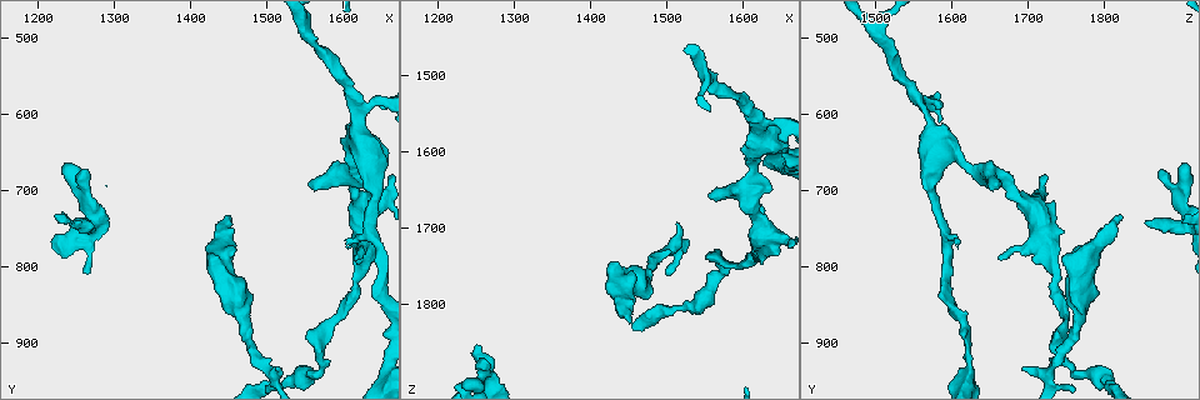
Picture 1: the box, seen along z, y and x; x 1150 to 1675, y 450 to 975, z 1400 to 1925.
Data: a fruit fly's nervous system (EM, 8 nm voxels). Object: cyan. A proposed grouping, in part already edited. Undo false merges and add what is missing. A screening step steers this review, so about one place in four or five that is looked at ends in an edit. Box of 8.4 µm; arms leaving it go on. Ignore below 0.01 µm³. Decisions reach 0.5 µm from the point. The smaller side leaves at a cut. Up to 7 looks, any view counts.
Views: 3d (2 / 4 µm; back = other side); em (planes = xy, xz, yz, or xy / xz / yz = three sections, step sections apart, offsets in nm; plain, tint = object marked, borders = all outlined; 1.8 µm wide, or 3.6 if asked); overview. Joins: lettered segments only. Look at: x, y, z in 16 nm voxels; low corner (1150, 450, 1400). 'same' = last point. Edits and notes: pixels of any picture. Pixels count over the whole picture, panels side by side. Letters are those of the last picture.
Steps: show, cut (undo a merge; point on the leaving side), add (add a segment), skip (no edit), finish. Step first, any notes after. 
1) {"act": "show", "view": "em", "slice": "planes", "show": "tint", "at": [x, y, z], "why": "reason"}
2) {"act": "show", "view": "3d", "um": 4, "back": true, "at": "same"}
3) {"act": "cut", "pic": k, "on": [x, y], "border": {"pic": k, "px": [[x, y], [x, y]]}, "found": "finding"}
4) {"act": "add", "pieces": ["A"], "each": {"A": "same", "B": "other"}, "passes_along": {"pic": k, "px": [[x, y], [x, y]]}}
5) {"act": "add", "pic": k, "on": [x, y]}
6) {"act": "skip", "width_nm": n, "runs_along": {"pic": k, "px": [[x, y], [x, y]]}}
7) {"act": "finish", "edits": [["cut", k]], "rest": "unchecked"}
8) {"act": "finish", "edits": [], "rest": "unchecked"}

{"act": "show", "view": "em", "slice": "planes", "show": "tint", "at": [1250, 740, 1855], "why": "free end"}

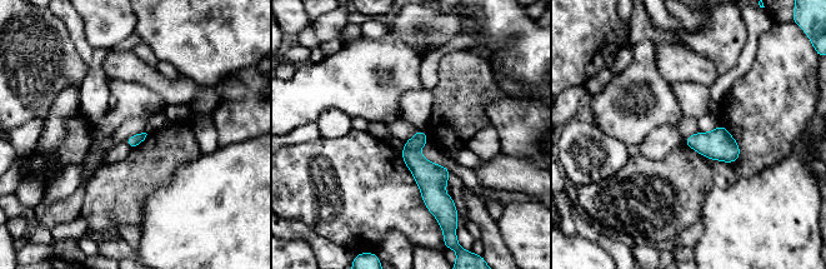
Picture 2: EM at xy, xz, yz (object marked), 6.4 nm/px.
{"act": "show", "view": "em", "slice": "planes", "show": "borders", "at": "same"}

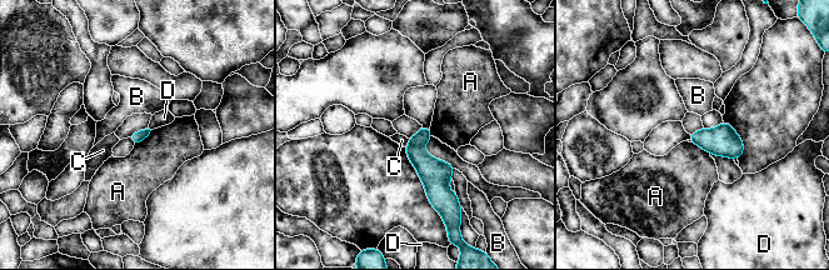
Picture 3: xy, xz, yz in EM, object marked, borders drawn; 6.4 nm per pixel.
{"act": "skip", "each": {"A": "other", "B": "other", "C": "other", "D": "other"}, "border": {"pic": 3, "px": [[408, 139], [409, 143]]}, "found": "no lettered segment goes on from it"}

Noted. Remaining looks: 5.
{"act": "show", "view": "em", "slice": "planes", "show": "borders", "at": [1515, 935, 1690], "why": "free end"}

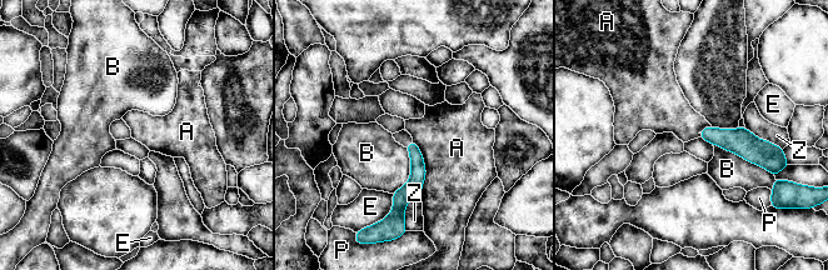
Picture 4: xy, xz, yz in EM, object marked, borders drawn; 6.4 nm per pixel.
{"act": "skip", "longest_contact_nm": ["B", 440], "each": {"A": "other", "B": "other", "E": "other", "P": "other", "Z": "other"}, "runs_along": {"pic": 4, "px": [[412, 144], [415, 184], [400, 210]]}, "found": "none of them fits"}

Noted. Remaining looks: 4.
{"act": "show", "view": "em", "slice": "planes", "show": "tint", "at": [1450, 735, 1825], "why": "thick end"}

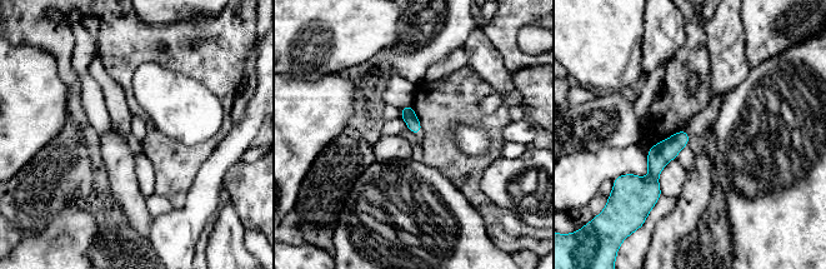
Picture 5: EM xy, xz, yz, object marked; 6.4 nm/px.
{"act": "show", "view": "em", "slice": "planes", "show": "borders", "at": "same", "why": "see the neighbours"}

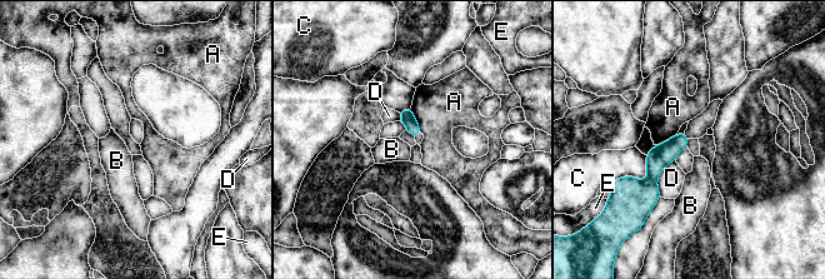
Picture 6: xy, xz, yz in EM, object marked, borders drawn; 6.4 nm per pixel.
{"act": "skip", "each": {"A": "other", "B": "other", "C": "other", "D": "other", "E": "other"}, "border": {"pic": 6, "px": [[410, 108], [423, 133]]}, "found": "none of them fits"}

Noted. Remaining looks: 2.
{"act": "finish", "edits": [], "rest": "unchecked"}

